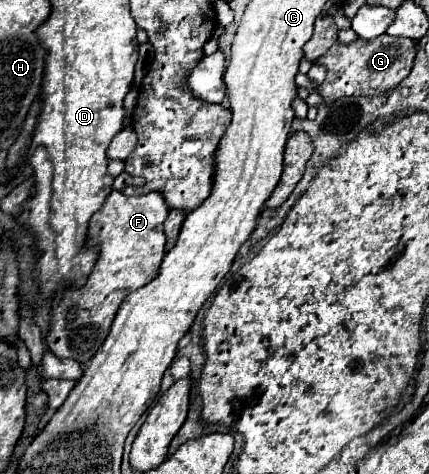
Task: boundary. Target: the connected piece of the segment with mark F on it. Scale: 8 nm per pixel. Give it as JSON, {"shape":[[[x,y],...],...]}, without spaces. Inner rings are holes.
{"shape":[[[112,190],[106,204],[98,214],[94,214],[90,222],[90,236],[100,244],[96,266],[90,272],[86,286],[82,290],[68,290],[62,296],[64,304],[58,304],[60,310],[54,310],[52,316],[52,328],[46,342],[58,358],[72,358],[80,364],[86,364],[106,340],[122,300],[156,276],[158,264],[164,256],[166,238],[162,224],[168,212],[170,206],[166,206],[162,192],[150,192],[146,196],[124,196],[120,190]],[[72,306],[76,306],[76,318],[72,324],[68,324],[66,312]]]}

